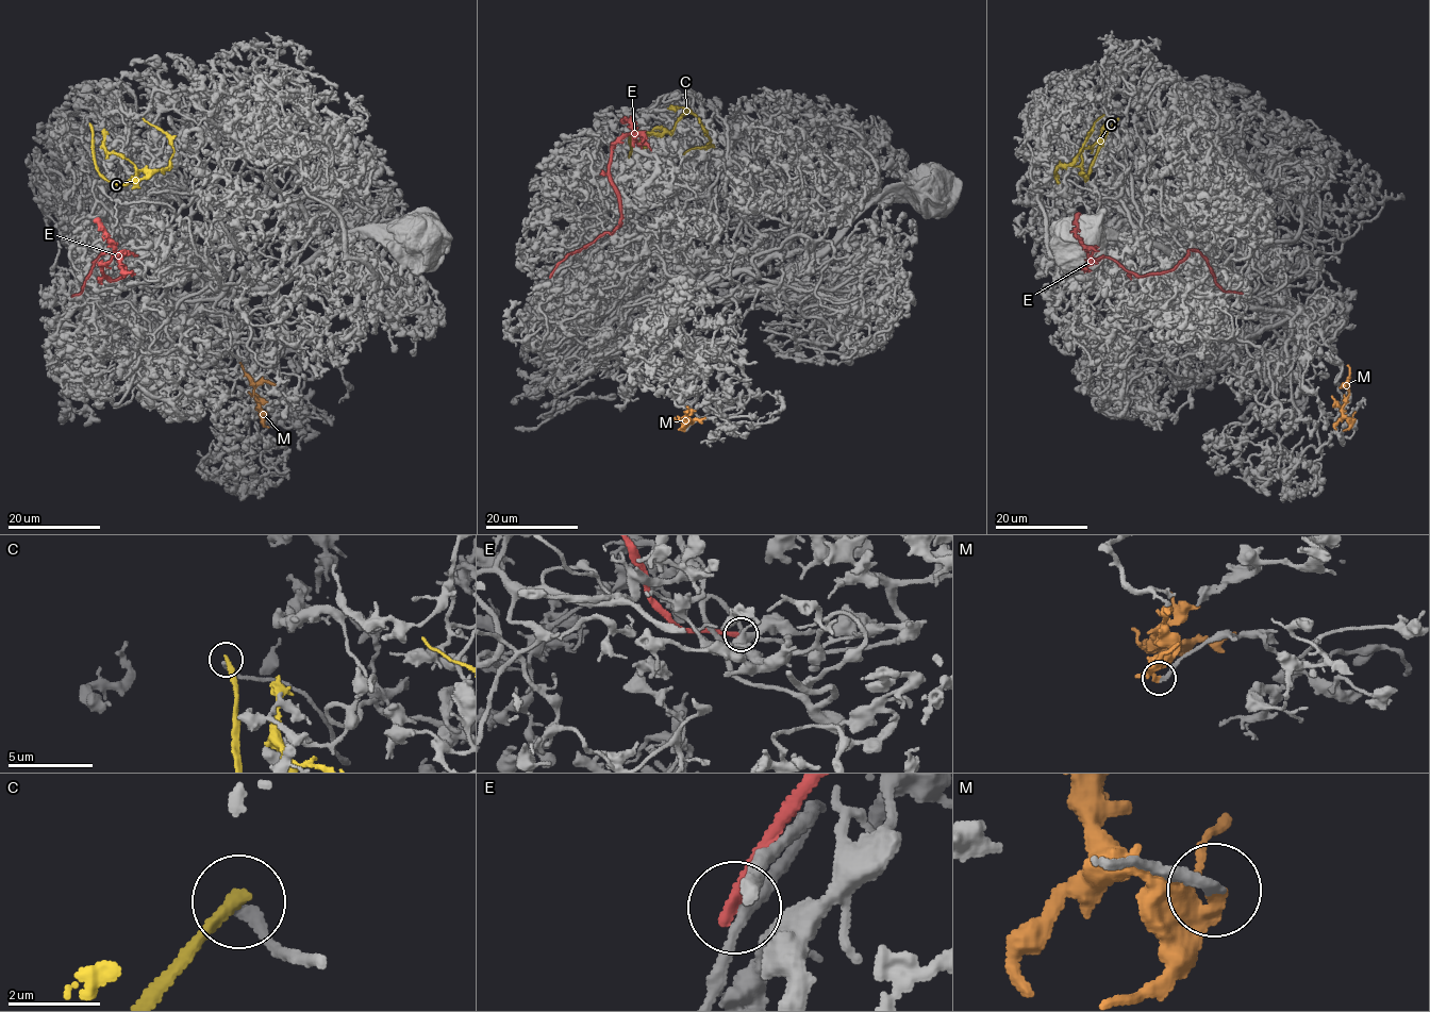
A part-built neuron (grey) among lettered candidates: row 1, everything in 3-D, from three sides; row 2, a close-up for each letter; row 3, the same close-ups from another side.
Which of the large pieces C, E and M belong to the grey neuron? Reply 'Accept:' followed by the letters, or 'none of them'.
Accept: M

